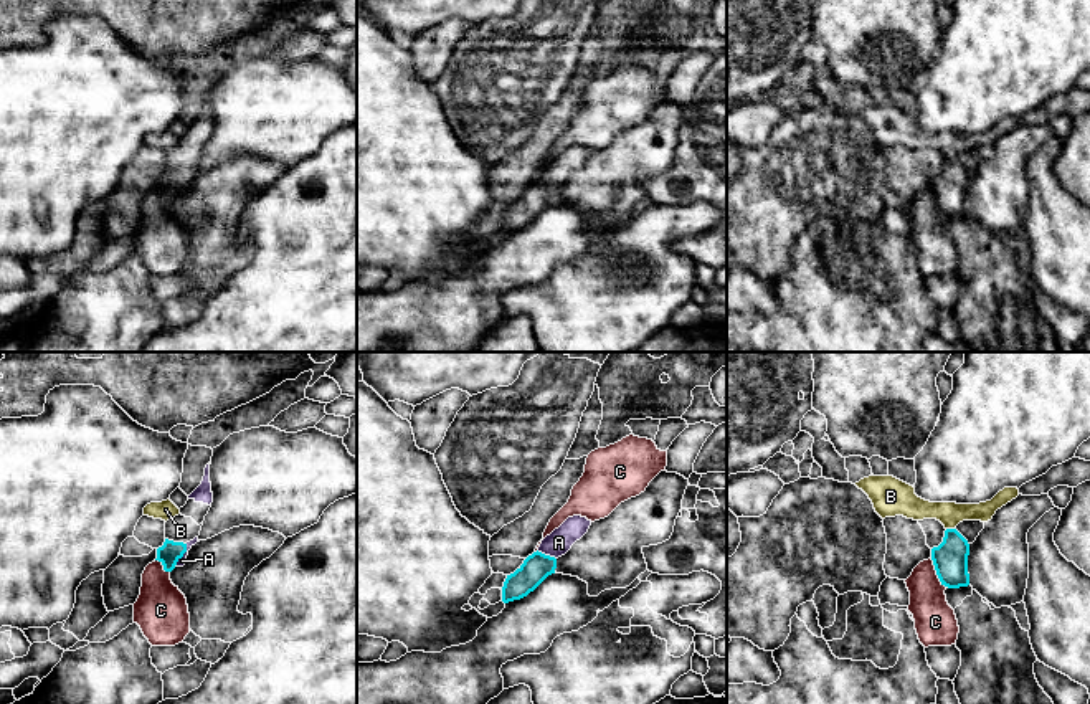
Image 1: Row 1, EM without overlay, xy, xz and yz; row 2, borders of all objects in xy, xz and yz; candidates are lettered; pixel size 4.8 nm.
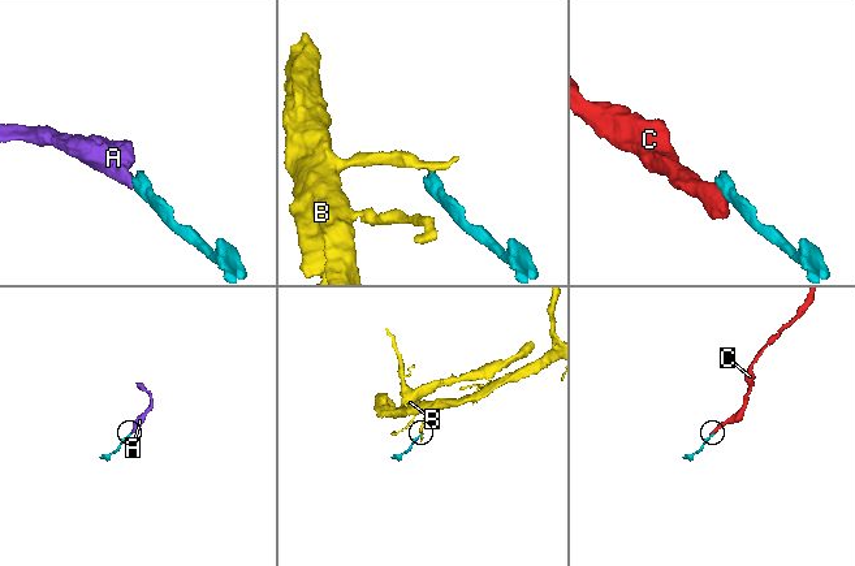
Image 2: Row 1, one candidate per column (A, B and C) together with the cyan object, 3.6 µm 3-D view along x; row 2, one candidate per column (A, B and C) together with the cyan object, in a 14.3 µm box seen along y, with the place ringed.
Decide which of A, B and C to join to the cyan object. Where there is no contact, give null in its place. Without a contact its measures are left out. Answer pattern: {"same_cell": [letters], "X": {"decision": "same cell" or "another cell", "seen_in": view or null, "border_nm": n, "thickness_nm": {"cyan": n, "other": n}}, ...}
{"same_cell": ["A"], "A": {"decision": "same cell", "seen_in": "xy", "border_nm": 130, "thickness_nm": {"cyan": 110, "other": 40}}, "B": {"decision": "another cell", "seen_in": "yz", "border_nm": 40, "thickness_nm": {"cyan": 170, "other": 120}}, "C": {"decision": "another cell", "seen_in": "yz", "border_nm": 160, "thickness_nm": {"cyan": 170, "other": 200}}}

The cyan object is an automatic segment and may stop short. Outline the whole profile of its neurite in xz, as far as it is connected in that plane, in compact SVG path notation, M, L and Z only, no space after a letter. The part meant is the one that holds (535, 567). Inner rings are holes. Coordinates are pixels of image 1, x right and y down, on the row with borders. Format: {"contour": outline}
{"contour": "M581 516L568 517L558 529L547 535L538 550L507 575L502 587L502 602L520 600L533 592L548 575L555 573L557 559L565 555L571 545L590 529L591 521Z"}

